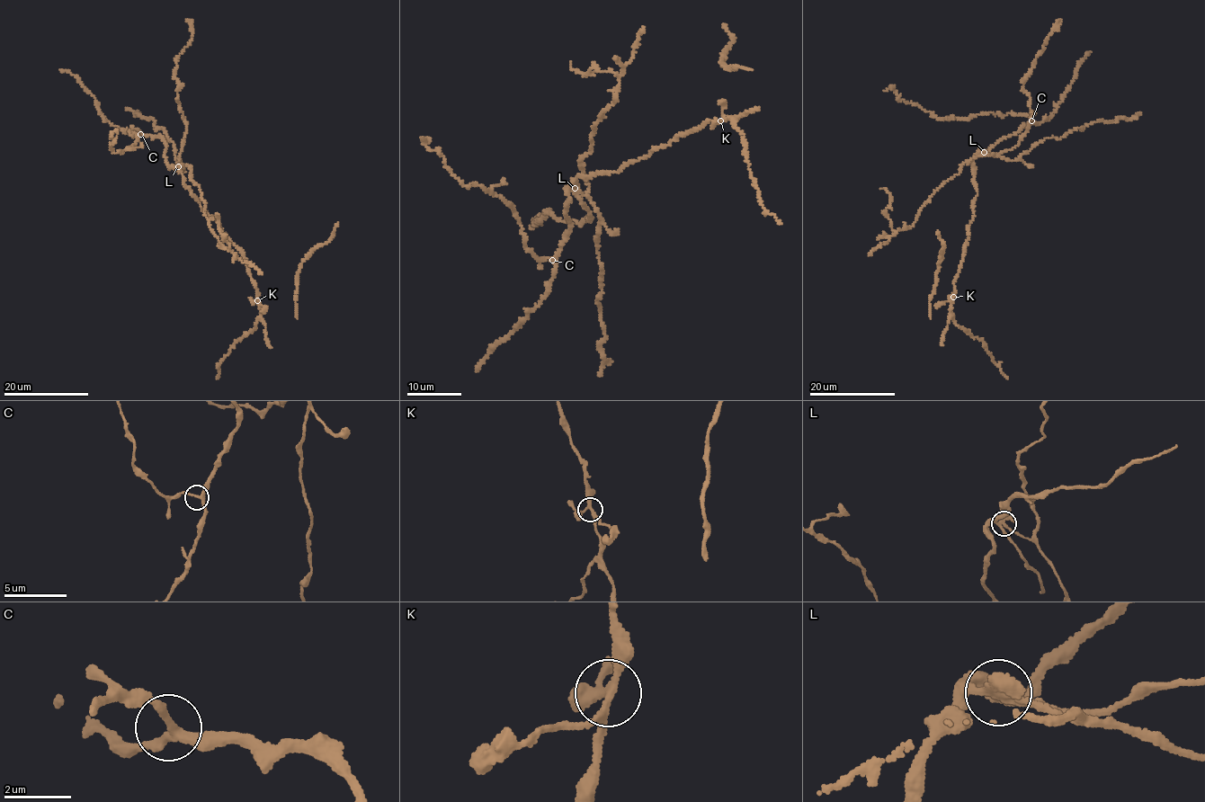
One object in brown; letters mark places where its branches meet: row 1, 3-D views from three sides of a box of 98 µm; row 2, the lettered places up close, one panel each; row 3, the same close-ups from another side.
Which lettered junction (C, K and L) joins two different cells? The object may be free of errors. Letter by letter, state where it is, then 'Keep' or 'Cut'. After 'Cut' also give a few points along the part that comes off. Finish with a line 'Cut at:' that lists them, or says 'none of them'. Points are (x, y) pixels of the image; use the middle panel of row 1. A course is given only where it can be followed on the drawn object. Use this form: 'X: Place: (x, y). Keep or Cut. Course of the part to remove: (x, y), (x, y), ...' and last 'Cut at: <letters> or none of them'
C: Place: (552, 260). Keep
K: Place: (720, 120). Keep
L: Place: (575, 188). Cut. Course of the part to remove: (574, 189), (588, 190), (581, 159), (615, 102), (619, 77), (580, 73), (572, 61)
Cut at: L

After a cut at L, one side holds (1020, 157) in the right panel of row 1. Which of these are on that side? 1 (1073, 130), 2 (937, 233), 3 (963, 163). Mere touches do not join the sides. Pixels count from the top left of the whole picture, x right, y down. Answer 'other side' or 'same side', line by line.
1: same side
2: other side
3: same side

